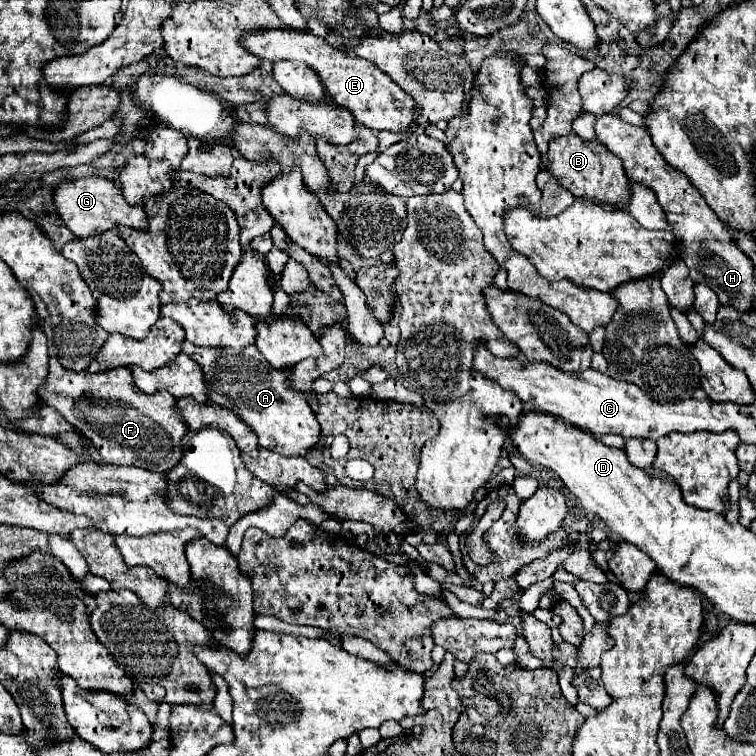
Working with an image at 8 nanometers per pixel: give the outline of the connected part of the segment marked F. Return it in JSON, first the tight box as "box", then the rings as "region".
{"box":[39,357,187,473],"region":[[[51,357],[49,379],[39,395],[41,403],[55,407],[111,465],[135,465],[147,471],[165,473],[181,459],[181,439],[187,433],[187,425],[177,415],[173,395],[165,391],[145,395],[133,383],[129,367],[101,373],[75,373],[61,367],[61,363]]]}

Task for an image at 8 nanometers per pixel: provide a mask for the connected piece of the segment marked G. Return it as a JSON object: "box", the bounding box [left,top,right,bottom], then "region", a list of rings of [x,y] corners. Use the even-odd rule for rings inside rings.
{"box":[53,177,147,237],"region":[[[81,177],[71,181],[61,181],[53,189],[53,205],[63,223],[73,231],[75,237],[87,237],[115,229],[115,225],[129,225],[135,229],[147,229],[147,219],[143,207],[129,207],[121,195],[121,187],[105,177]]]}

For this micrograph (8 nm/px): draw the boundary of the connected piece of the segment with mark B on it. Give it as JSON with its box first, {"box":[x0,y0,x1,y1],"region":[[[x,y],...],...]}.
{"box":[541,133,631,207],"region":[[[575,133],[567,137],[553,137],[549,143],[549,151],[547,155],[543,155],[541,161],[543,167],[559,181],[559,185],[571,191],[575,197],[587,195],[589,199],[607,201],[621,207],[625,207],[629,201],[631,185],[625,177],[621,159],[617,159],[617,155],[613,155],[597,141],[585,141]]]}

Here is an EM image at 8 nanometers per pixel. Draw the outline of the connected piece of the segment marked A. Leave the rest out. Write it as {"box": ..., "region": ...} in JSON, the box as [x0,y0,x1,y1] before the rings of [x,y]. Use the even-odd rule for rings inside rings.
{"box":[181,341,321,457],"region":[[[185,341],[181,351],[201,365],[209,401],[227,407],[241,417],[257,433],[259,443],[267,443],[263,447],[269,447],[275,453],[303,457],[319,443],[321,429],[311,405],[307,403],[307,397],[299,391],[293,391],[293,387],[289,387],[289,371],[277,371],[275,367],[269,367],[255,345],[249,345],[245,351],[229,353],[221,347],[199,349],[197,345]]]}

